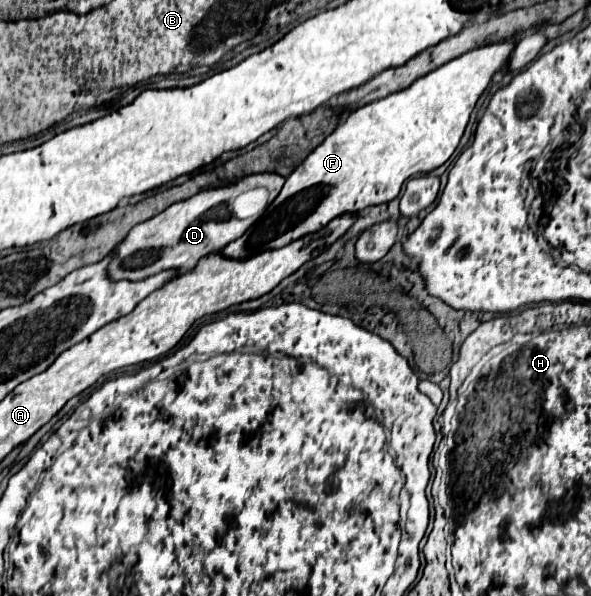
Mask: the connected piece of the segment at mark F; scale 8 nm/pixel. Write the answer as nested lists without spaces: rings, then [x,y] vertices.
[[[509,39],[477,47],[473,51],[463,53],[461,57],[451,59],[449,63],[431,71],[429,75],[417,79],[407,89],[401,89],[383,97],[381,101],[373,101],[365,107],[355,109],[317,149],[313,149],[313,153],[305,159],[305,165],[297,167],[287,177],[273,205],[269,205],[265,215],[253,227],[249,227],[237,241],[225,247],[225,255],[233,259],[245,259],[265,249],[279,249],[307,233],[323,229],[331,219],[339,217],[341,213],[361,211],[369,205],[379,205],[395,199],[401,191],[401,185],[407,179],[419,173],[431,173],[433,169],[441,167],[457,149],[467,121],[471,117],[471,111],[475,109],[475,103],[483,95],[483,91],[489,87],[497,73],[507,71],[515,45],[517,41]]]

